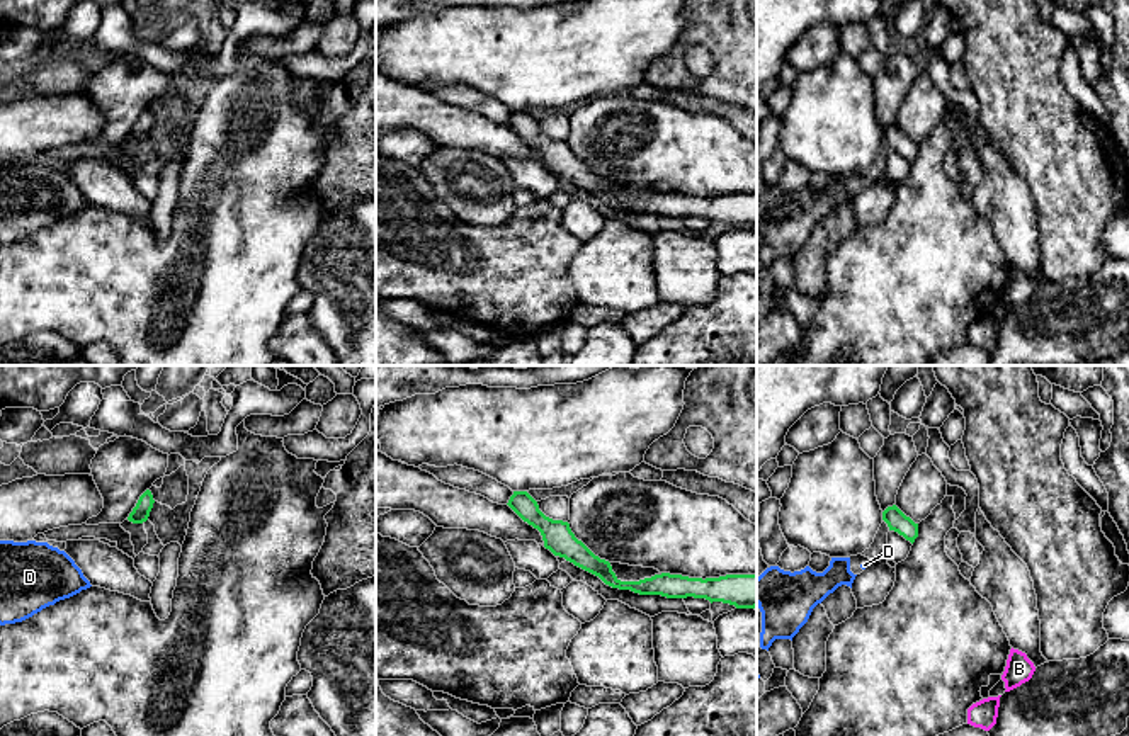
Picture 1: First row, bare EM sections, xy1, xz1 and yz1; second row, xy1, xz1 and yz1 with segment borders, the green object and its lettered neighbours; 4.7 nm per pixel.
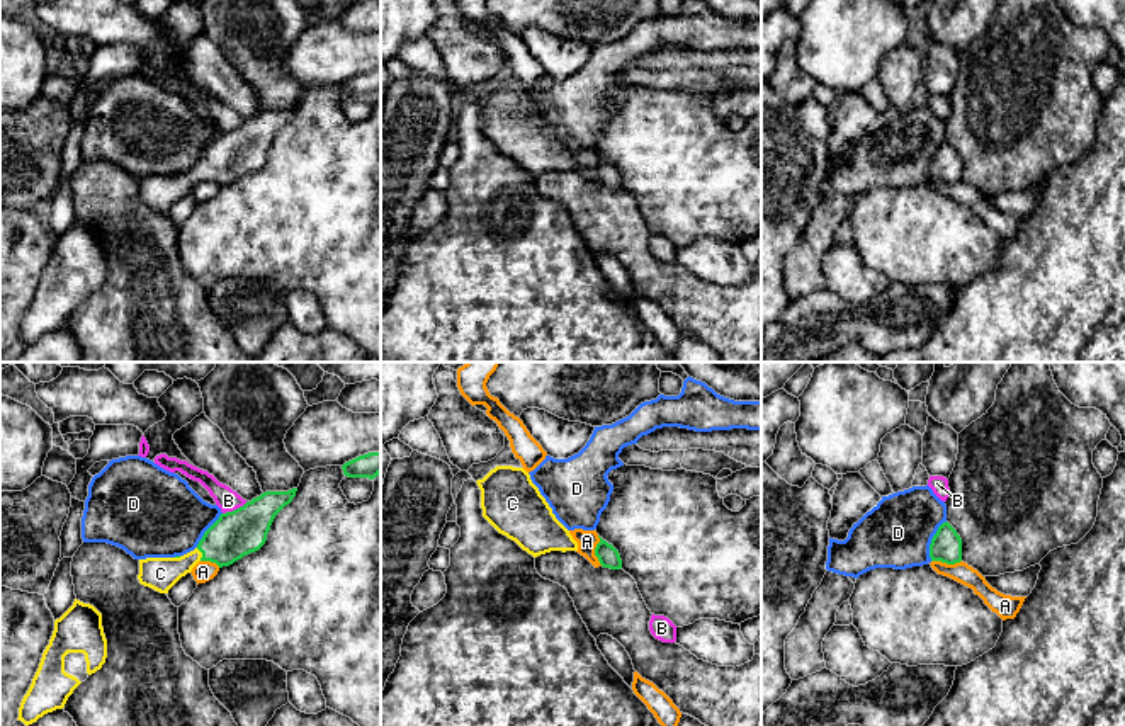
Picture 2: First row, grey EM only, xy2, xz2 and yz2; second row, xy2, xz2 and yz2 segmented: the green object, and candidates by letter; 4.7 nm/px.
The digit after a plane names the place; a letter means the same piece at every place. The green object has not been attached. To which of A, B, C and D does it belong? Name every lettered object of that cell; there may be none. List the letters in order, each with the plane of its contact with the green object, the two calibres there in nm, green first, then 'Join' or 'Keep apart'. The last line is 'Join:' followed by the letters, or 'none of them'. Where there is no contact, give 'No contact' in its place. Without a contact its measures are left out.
A: Touches green in xz2. Thickness 100 nm (green) against 100 nm. Keep apart
B: Touches green in xy2. Thickness 220 nm (green) against 110 nm. Keep apart
C: Touches green in xy2. Thickness 220 nm (green) against 160 nm. Join
D: Touches green in yz2. Thickness 150 nm (green) against 320 nm. Keep apart
Join: C

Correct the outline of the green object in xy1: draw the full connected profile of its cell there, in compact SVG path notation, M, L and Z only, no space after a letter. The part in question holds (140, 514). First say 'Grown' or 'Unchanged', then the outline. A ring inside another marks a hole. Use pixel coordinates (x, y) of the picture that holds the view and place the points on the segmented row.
Unchanged. M146 490L139 496L139 500L138 500L136 507L133 508L133 512L129 513L128 520L133 522L133 524L146 522L151 508L153 508L153 503L155 503L153 495L151 495L150 490Z

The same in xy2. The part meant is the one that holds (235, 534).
Grown. M297 488L265 491L243 507L221 513L197 547L184 556L139 559L139 583L168 593L199 561L211 561L223 568L258 551L267 541L275 515L292 502L296 491Z

